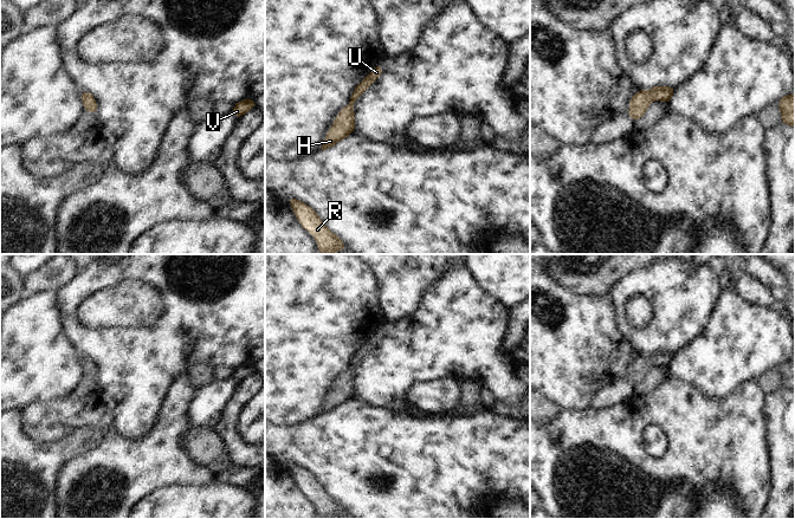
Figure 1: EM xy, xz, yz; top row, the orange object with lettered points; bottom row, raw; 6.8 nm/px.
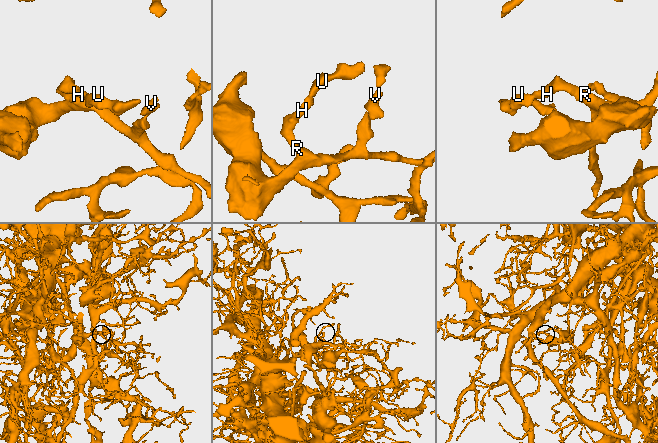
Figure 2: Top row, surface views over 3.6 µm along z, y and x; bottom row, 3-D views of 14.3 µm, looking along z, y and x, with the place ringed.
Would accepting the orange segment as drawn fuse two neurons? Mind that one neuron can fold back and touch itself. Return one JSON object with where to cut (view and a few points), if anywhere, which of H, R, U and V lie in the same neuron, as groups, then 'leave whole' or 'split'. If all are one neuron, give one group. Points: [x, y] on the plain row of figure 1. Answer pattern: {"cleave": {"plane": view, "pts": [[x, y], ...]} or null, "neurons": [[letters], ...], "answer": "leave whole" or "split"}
{"cleave": null, "neurons": [["H", "R", "U", "V"]], "answer": "leave whole"}

